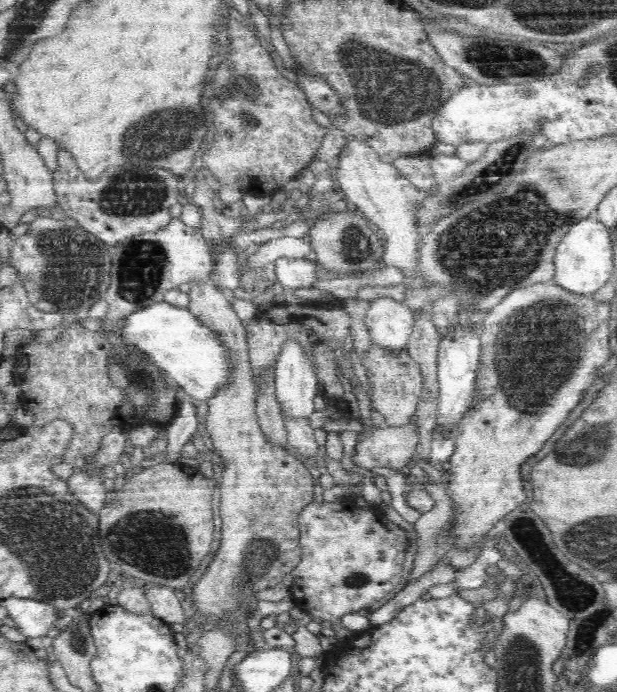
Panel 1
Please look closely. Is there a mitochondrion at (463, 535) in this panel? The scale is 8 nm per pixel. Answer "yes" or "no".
no

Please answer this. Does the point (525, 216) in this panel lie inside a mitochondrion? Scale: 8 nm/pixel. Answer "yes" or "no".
yes

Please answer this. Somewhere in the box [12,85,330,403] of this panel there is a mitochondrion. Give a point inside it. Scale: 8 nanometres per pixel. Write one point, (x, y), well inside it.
(71, 270)

